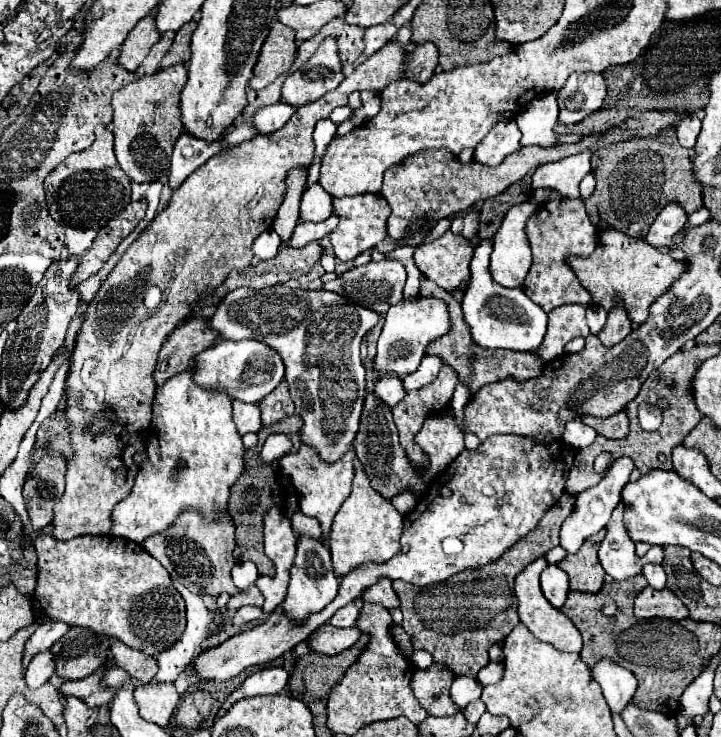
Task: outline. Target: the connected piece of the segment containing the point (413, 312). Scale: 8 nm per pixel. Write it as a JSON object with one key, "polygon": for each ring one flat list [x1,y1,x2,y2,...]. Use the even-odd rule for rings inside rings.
{"polygon":[[417,297,413,301,403,299,397,305,389,307,385,327,377,341,377,355,373,361,377,379,381,379,383,375,397,375,399,379,403,379,411,371,417,371,421,359,425,357,427,343,431,343,431,339,439,339,447,335,449,329,451,329,451,321,449,321,447,303,443,299,435,299,435,297]]}

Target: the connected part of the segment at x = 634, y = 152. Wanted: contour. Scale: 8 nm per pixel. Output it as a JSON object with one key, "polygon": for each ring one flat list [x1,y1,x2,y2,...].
{"polygon":[[673,125,651,137,633,137,601,147,591,159,591,173,597,179,597,189,585,199,585,207,599,231,615,229,635,239,645,239,651,223,667,203,679,203,685,213,693,213,703,205,701,185,693,177,689,151,679,145]]}

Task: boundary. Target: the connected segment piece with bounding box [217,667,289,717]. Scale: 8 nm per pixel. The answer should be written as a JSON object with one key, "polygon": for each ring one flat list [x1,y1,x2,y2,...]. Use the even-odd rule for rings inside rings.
{"polygon":[[269,667,269,669,261,669,253,675,249,675,239,689,235,689,223,703,221,711,217,717,223,717,223,713,229,711,229,707,233,703,237,703,239,699,249,699,249,697,257,697,257,695,277,695,277,693,285,693,289,681,289,673,283,667]]}

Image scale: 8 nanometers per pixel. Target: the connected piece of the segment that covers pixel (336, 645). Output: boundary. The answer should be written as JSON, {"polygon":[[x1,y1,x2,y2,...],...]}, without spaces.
{"polygon":[[325,623,307,639,307,647,321,655,337,655,339,651,345,651,347,647,351,647,351,643,359,639,359,635,361,631,357,627,337,629]]}

